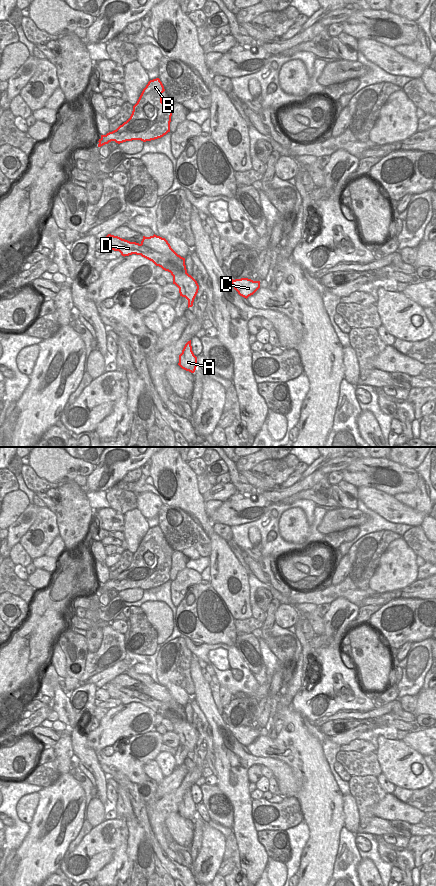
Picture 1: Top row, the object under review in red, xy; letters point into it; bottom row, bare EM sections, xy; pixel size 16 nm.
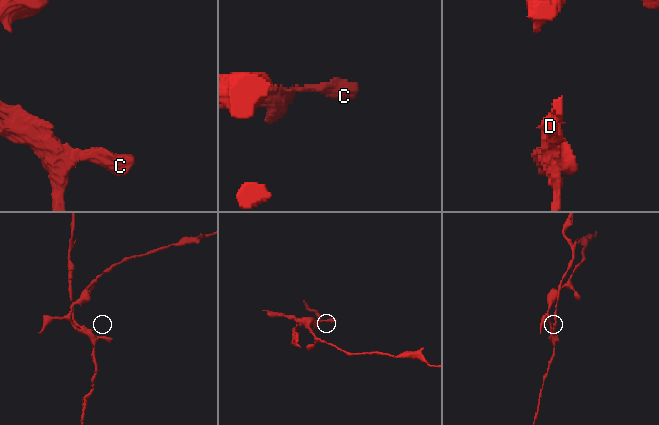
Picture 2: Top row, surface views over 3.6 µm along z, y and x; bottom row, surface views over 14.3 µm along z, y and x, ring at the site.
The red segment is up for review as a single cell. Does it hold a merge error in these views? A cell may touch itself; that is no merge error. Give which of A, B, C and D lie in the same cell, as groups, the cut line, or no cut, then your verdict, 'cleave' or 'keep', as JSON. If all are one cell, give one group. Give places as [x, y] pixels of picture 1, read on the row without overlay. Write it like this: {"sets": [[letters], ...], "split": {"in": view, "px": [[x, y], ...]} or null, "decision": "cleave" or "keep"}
{"sets": [["A", "C"], ["B", "D"]], "split": {"in": "xy", "px": [[141, 691], [156, 698], [160, 702], [159, 707], [161, 709]]}, "decision": "cleave"}

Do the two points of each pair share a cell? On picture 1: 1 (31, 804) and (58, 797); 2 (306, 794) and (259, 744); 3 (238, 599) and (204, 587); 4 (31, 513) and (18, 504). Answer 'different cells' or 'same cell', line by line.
1: different cells
2: same cell
3: different cells
4: different cells

